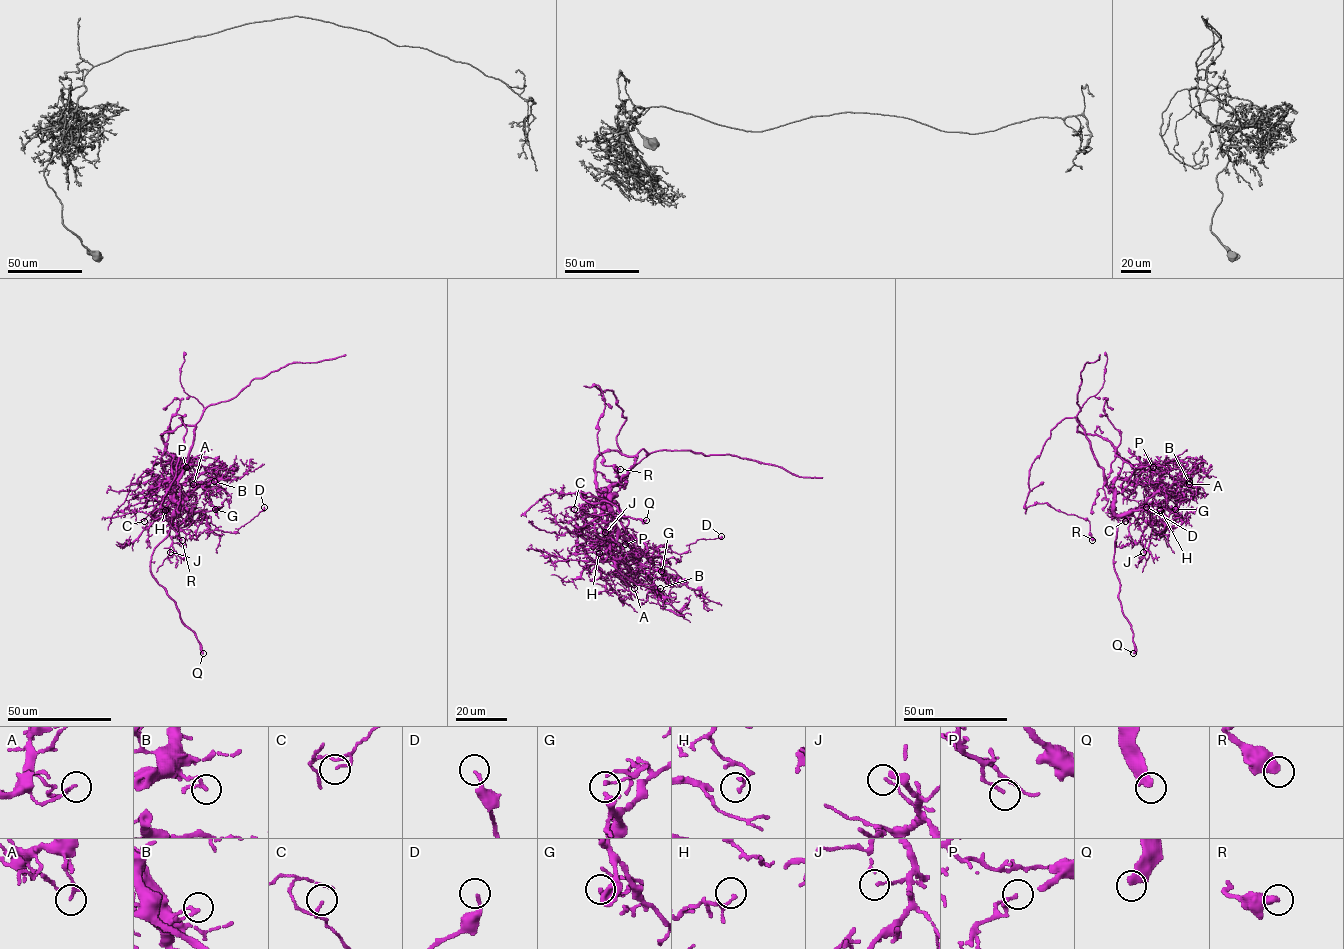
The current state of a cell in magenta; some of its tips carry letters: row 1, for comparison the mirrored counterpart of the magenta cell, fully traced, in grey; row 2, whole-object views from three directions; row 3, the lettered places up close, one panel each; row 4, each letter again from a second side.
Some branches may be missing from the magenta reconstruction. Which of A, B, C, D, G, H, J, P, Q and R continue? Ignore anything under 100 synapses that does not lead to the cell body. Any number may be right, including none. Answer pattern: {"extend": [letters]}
{"extend": []}

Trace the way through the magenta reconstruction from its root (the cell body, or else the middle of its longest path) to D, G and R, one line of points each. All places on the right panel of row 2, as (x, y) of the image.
D: (1088, 439), (1114, 493), (1114, 511), (1162, 513), (1168, 523), (1154, 530), (1161, 533), (1149, 524), (1146, 507)
G: (1088, 439), (1094, 458), (1103, 470), (1104, 483), (1114, 493), (1113, 510), (1117, 514), (1175, 509)
R: (1088, 439), (1076, 417), (1057, 424), (1032, 464), (1024, 507), (1047, 503), (1086, 519), (1092, 540)

